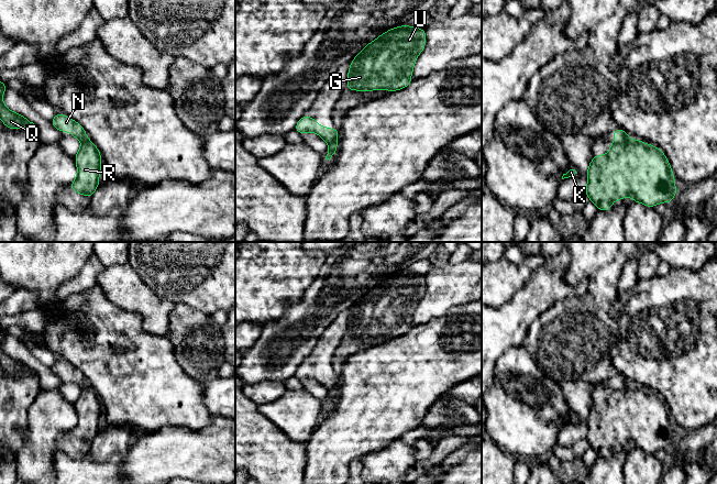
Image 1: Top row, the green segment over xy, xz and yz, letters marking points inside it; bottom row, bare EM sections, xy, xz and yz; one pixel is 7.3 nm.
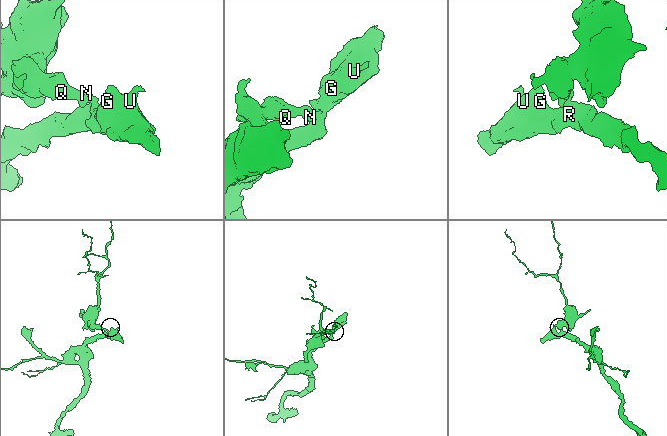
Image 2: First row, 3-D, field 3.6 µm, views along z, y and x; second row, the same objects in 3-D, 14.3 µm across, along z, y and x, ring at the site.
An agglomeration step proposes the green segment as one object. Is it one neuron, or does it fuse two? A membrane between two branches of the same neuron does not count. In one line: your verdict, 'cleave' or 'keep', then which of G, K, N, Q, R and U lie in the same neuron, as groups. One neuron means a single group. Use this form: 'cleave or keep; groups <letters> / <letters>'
keep; groups G K N Q R U

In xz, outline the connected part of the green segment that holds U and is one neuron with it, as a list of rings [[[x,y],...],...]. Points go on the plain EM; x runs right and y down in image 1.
[[[402,272],[385,278],[352,306],[346,336],[366,339],[407,333],[424,292],[423,275]]]

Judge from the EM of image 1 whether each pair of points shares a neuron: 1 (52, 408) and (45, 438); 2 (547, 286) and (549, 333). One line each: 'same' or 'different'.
1: same
2: same

